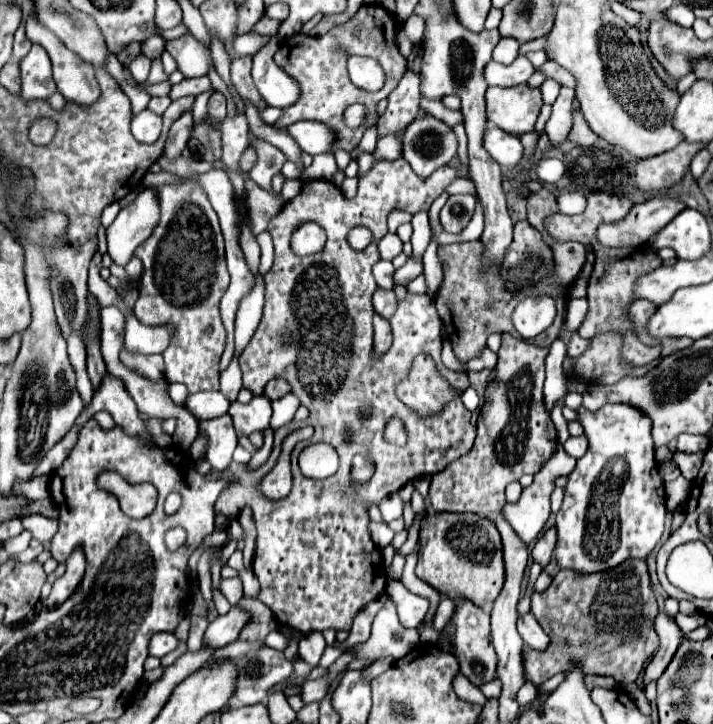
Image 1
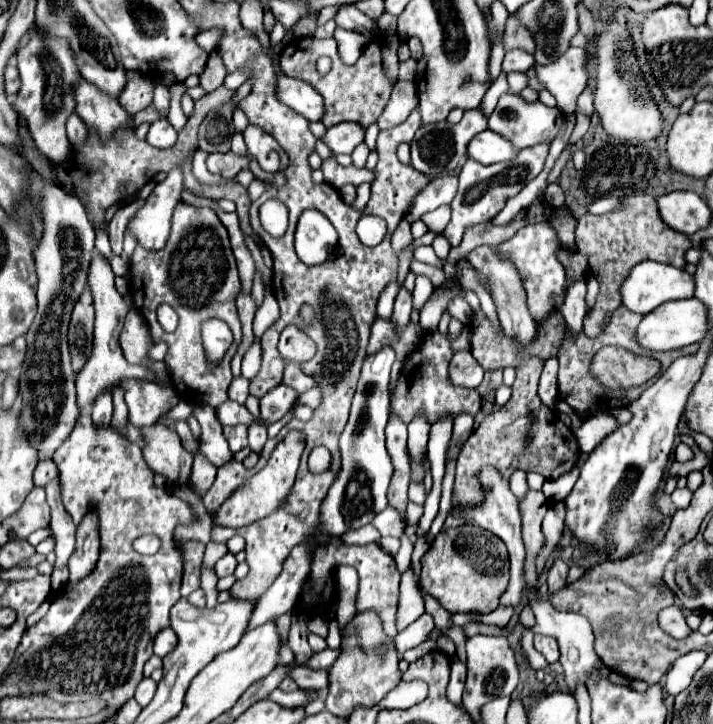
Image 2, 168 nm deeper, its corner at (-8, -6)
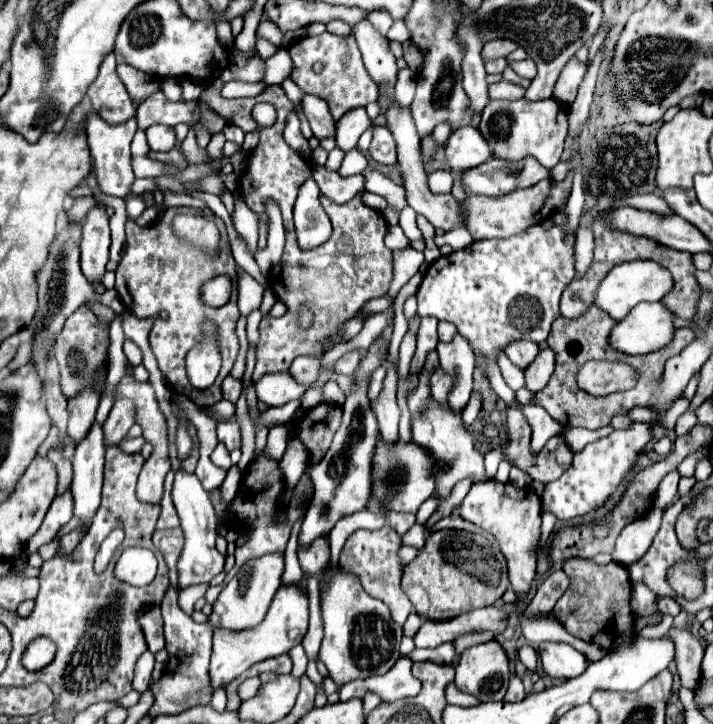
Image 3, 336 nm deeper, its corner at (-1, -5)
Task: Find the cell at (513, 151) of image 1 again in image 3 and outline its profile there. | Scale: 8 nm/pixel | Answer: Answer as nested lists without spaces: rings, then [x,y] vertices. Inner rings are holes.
[[[472,125],[452,131],[448,137],[448,149],[444,149],[444,153],[452,171],[478,167],[492,157],[488,143],[484,143],[484,137]]]

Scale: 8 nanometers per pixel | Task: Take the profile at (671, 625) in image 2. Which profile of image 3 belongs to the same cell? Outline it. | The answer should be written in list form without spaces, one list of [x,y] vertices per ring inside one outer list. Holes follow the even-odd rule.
[[[660,597],[658,599],[658,609],[660,609],[660,613],[672,615],[672,617],[676,617],[680,613],[680,605],[670,597]]]

